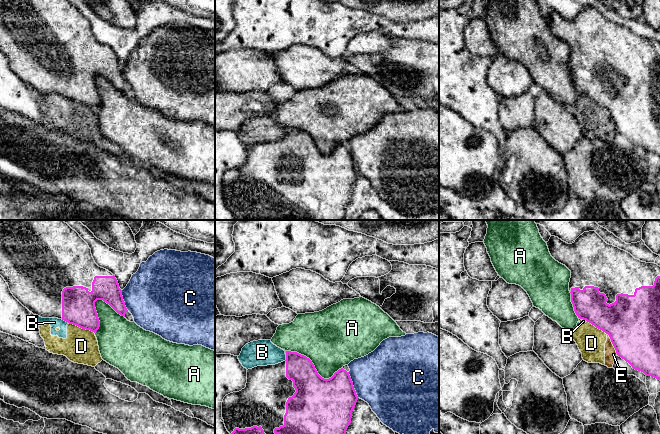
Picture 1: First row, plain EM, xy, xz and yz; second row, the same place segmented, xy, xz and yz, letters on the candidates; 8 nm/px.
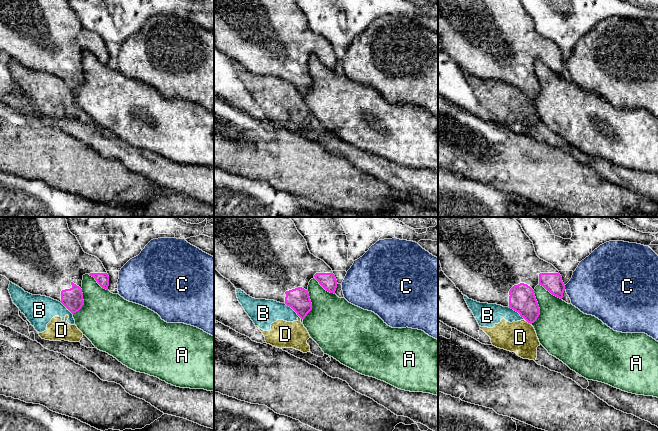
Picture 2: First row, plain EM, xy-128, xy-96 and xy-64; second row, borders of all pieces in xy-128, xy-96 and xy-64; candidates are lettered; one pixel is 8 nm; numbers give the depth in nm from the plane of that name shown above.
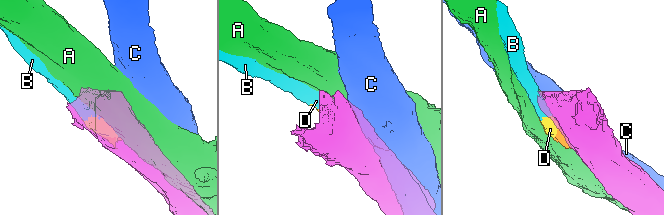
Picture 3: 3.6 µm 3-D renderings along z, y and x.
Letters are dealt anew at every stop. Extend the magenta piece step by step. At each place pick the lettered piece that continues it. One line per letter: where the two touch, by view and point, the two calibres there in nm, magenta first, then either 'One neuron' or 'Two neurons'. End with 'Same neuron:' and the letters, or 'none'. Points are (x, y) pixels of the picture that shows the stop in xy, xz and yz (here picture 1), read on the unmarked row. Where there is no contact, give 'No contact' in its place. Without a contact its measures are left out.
A: Touches magenta at xz (314, 143). Thickness 340 nm (magenta) against 440 nm. Two neurons
B: Touches magenta at xy (65, 96). Thickness 280 nm (magenta) against 80 nm. Two neurons
C: Touches magenta at xz (352, 161). Thickness 400 nm (magenta) against 460 nm. Two neurons
D: Touches magenta at xy (81, 103). Thickness 280 nm (magenta) against 280 nm. Two neurons
E: Touches magenta at yz (612, 119). Thickness 440 nm (magenta) against 100 nm. Two neurons
Same neuron: none

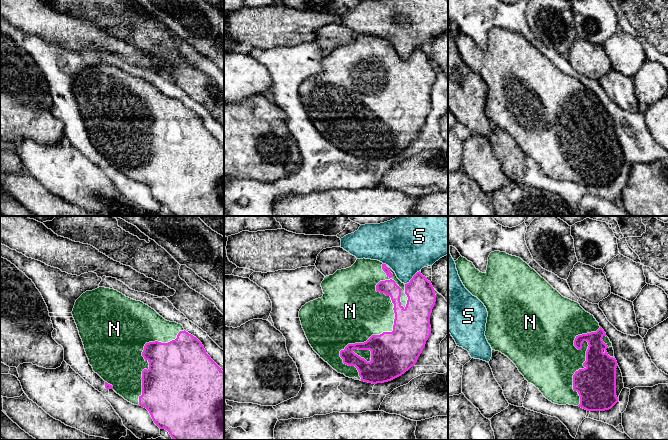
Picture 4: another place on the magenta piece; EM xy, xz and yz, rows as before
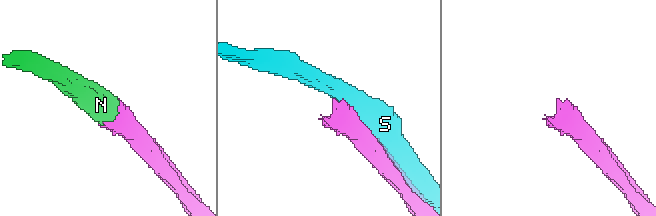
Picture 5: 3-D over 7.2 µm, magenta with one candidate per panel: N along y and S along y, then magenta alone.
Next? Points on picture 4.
N: Touches magenta at xz (388, 108). Thickness 360 nm (magenta) against 380 nm. One neuron
S: Touches magenta at xz (412, 54). Thickness 220 nm (magenta) against 400 nm. Two neurons
Same neuron: N

